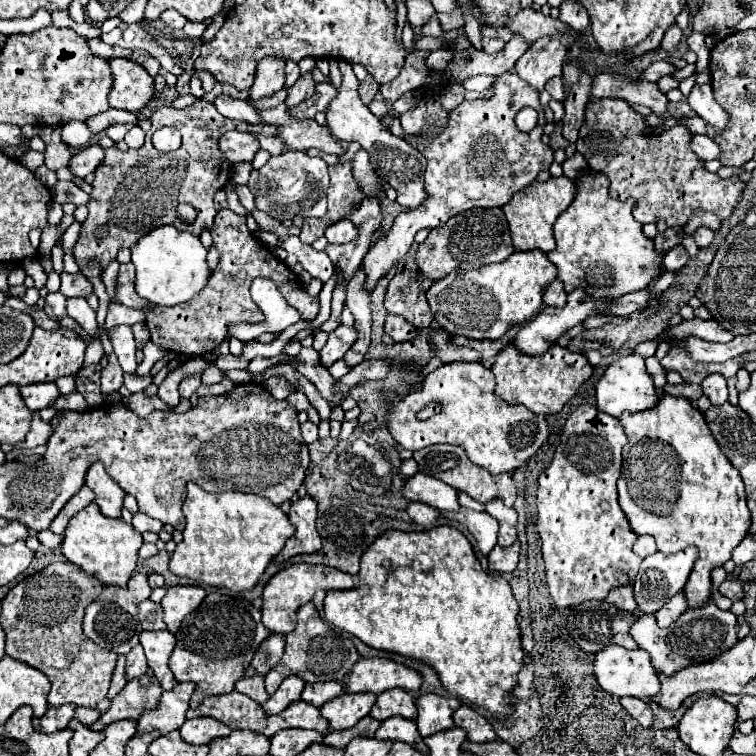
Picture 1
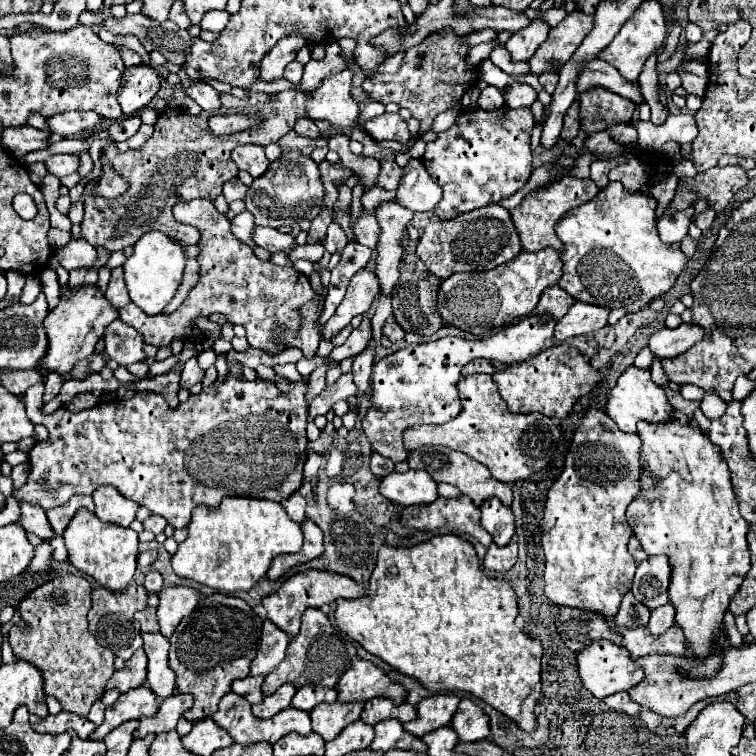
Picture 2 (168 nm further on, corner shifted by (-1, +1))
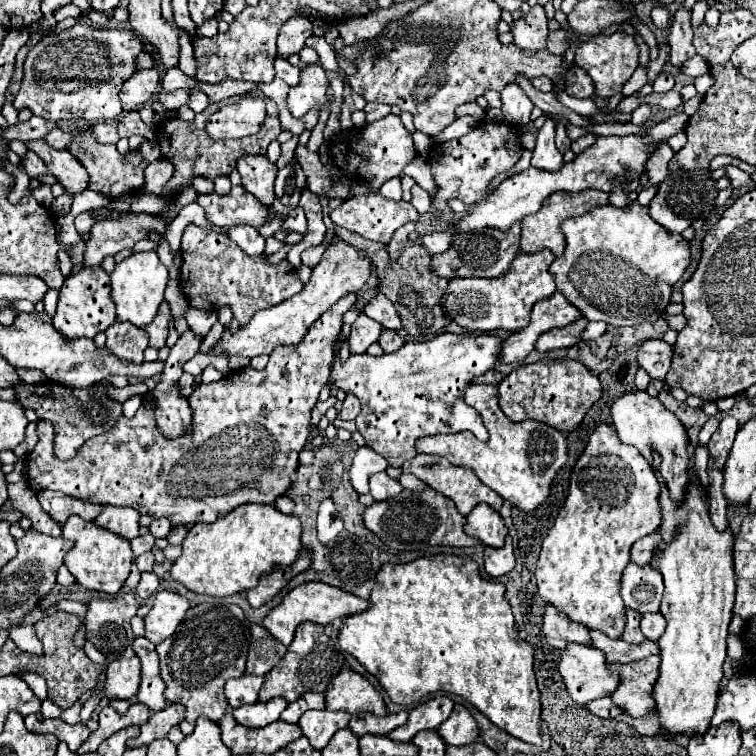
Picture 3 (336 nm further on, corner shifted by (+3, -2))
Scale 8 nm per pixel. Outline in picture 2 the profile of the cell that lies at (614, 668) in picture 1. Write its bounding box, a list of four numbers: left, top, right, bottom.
[577,640,643,698]

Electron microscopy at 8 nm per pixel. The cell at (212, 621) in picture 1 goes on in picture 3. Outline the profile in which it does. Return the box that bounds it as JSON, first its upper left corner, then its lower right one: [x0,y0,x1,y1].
[157,603,249,735]

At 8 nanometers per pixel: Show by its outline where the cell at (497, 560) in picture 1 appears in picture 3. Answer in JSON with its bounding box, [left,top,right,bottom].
[485,537,515,577]

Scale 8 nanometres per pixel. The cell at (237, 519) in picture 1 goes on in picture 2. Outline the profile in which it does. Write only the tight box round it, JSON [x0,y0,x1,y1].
[171,496,303,594]

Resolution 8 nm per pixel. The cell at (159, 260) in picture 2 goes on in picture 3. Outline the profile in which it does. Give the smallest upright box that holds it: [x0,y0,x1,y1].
[111,251,169,327]

